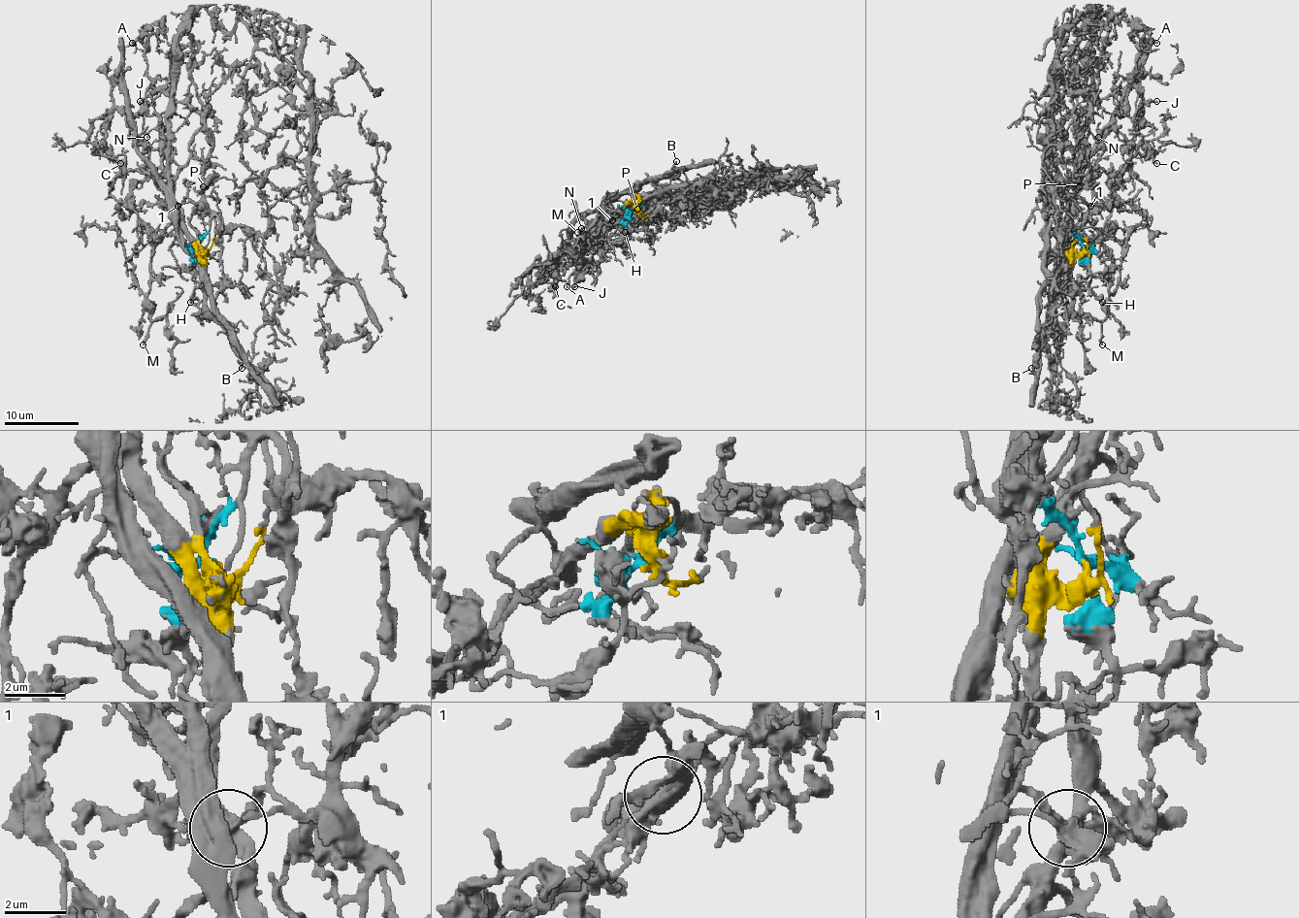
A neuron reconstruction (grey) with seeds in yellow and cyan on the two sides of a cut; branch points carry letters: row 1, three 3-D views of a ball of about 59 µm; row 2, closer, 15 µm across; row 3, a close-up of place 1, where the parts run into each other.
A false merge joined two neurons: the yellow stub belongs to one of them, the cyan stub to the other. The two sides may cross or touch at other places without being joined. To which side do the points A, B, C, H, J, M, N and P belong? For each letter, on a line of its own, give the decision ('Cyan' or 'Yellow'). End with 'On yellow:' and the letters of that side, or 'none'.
A: Yellow
B: Cyan
C: Cyan
H: Cyan
J: Cyan
M: Yellow
N: Yellow
P: Cyan
On yellow: A, M, N

